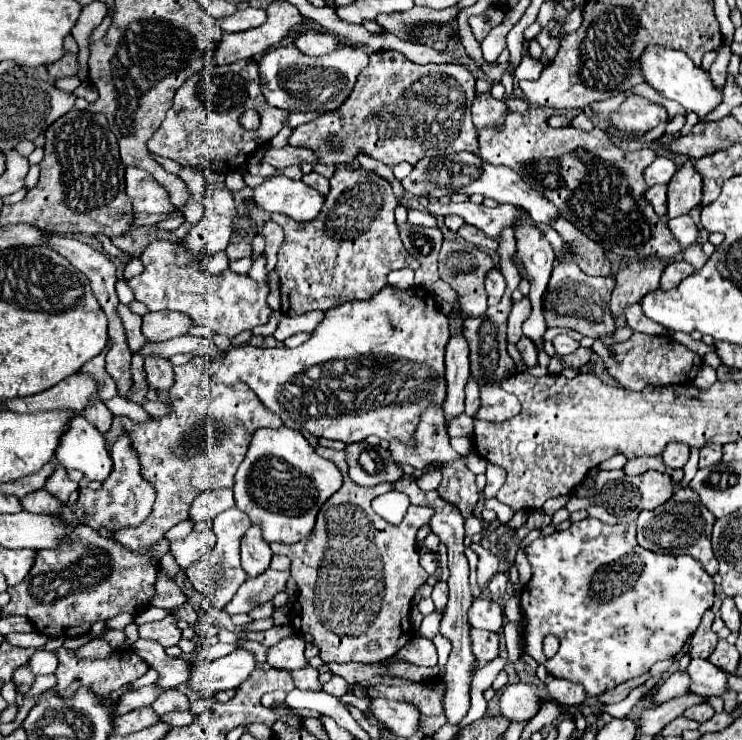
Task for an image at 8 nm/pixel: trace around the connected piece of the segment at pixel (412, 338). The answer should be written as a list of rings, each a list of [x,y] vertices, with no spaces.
[[[386,286],[370,300],[352,300],[326,312],[324,320],[298,348],[256,348],[244,344],[228,350],[224,360],[212,362],[208,373],[224,384],[246,382],[264,406],[282,418],[286,428],[308,430],[314,436],[340,440],[344,444],[362,442],[370,434],[382,440],[398,438],[408,442],[422,412],[430,408],[430,404],[442,408],[442,400],[446,400],[444,348],[448,338],[448,318],[438,310],[428,290],[418,286],[410,290]]]

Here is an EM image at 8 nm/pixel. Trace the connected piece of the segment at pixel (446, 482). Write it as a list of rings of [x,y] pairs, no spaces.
[[[460,456],[456,462],[442,466],[442,482],[438,486],[438,494],[456,504],[462,516],[470,516],[476,502],[478,502],[478,488],[476,488],[476,474],[466,466],[468,456]]]

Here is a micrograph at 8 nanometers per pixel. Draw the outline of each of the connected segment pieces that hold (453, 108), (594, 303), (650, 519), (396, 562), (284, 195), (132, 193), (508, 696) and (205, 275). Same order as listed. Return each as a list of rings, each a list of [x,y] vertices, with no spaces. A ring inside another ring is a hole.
[[[396,50],[374,52],[346,104],[314,122],[298,126],[288,144],[314,150],[319,164],[350,162],[358,150],[386,166],[404,160],[416,164],[424,156],[444,156],[462,150],[476,152],[478,132],[470,116],[474,96],[476,78],[470,70],[448,70],[444,64],[418,66]],[[390,74],[398,74],[394,84],[390,84]],[[333,137],[338,138],[340,146],[326,144],[326,139]]]
[[[562,260],[560,264],[554,264],[550,284],[544,292],[542,308],[544,308],[544,318],[548,326],[554,328],[570,328],[580,332],[582,336],[590,338],[604,338],[612,336],[616,332],[614,320],[608,316],[608,298],[614,288],[614,278],[612,276],[588,276],[584,274],[574,260]]]
[[[680,486],[680,488],[676,488],[674,496],[666,504],[656,508],[654,512],[642,512],[638,516],[638,520],[636,520],[638,544],[642,548],[658,552],[658,554],[666,554],[666,552],[690,554],[706,568],[706,572],[710,572],[710,576],[716,576],[718,574],[718,560],[716,560],[712,546],[710,546],[714,520],[716,518],[700,504],[698,494],[686,486]]]
[[[316,446],[316,452],[322,458],[328,458],[338,464],[338,468],[344,474],[344,484],[342,488],[326,500],[326,504],[318,512],[318,520],[314,526],[314,532],[298,542],[298,544],[270,544],[272,552],[284,554],[290,558],[292,566],[292,578],[298,584],[300,590],[300,578],[302,578],[302,590],[292,604],[292,626],[300,634],[312,634],[314,644],[320,648],[320,656],[326,662],[382,662],[386,658],[392,658],[394,652],[398,652],[412,636],[412,624],[410,624],[410,602],[418,590],[420,584],[426,582],[428,574],[420,566],[420,556],[416,548],[416,532],[424,524],[430,522],[432,518],[432,508],[422,508],[422,506],[408,506],[408,512],[404,520],[394,526],[386,522],[382,516],[378,516],[372,510],[372,500],[384,492],[392,490],[392,484],[378,484],[374,488],[362,488],[354,484],[348,476],[348,464],[344,458],[342,450],[332,450],[332,448],[320,448]],[[370,640],[380,642],[380,650],[370,654],[366,650],[366,644]]]
[[[276,174],[276,176],[272,176],[272,178],[266,178],[258,188],[244,188],[242,192],[232,192],[232,196],[234,196],[234,200],[238,202],[238,218],[234,218],[234,226],[240,230],[240,234],[244,236],[246,234],[246,230],[250,228],[250,222],[246,220],[246,210],[244,210],[244,206],[242,206],[242,200],[246,200],[246,198],[252,198],[258,206],[262,206],[264,210],[268,210],[268,212],[282,212],[282,214],[286,214],[286,216],[290,216],[290,218],[294,218],[294,220],[300,220],[300,222],[308,222],[308,220],[314,220],[314,216],[318,216],[318,212],[322,210],[322,204],[326,202],[324,200],[324,196],[320,194],[320,192],[314,192],[314,188],[310,188],[308,184],[304,184],[302,180],[300,182],[296,182],[296,180],[290,180],[290,178],[286,178],[284,174]]]
[[[126,168],[126,194],[132,200],[134,212],[170,214],[176,210],[176,206],[170,204],[166,190],[152,174],[140,168]]]
[[[532,682],[508,684],[498,702],[498,716],[510,722],[530,722],[542,704],[542,688]]]
[[[152,240],[142,252],[140,260],[144,264],[144,272],[138,278],[132,278],[128,286],[132,288],[136,300],[146,304],[152,312],[184,312],[194,320],[194,324],[206,326],[228,338],[234,338],[242,330],[252,330],[258,324],[266,324],[272,314],[266,302],[270,292],[268,284],[258,284],[250,276],[236,274],[232,270],[224,270],[220,274],[204,272],[198,260],[194,260],[194,264],[188,262],[190,256],[186,256],[182,242]]]

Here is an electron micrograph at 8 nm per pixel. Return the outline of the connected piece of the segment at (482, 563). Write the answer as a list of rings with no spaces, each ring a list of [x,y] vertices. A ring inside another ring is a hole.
[[[472,544],[470,548],[480,556],[476,572],[478,572],[478,586],[480,586],[480,590],[484,590],[488,586],[488,582],[492,580],[492,576],[498,572],[500,558],[496,554],[492,554],[490,550],[484,550],[480,544]]]

